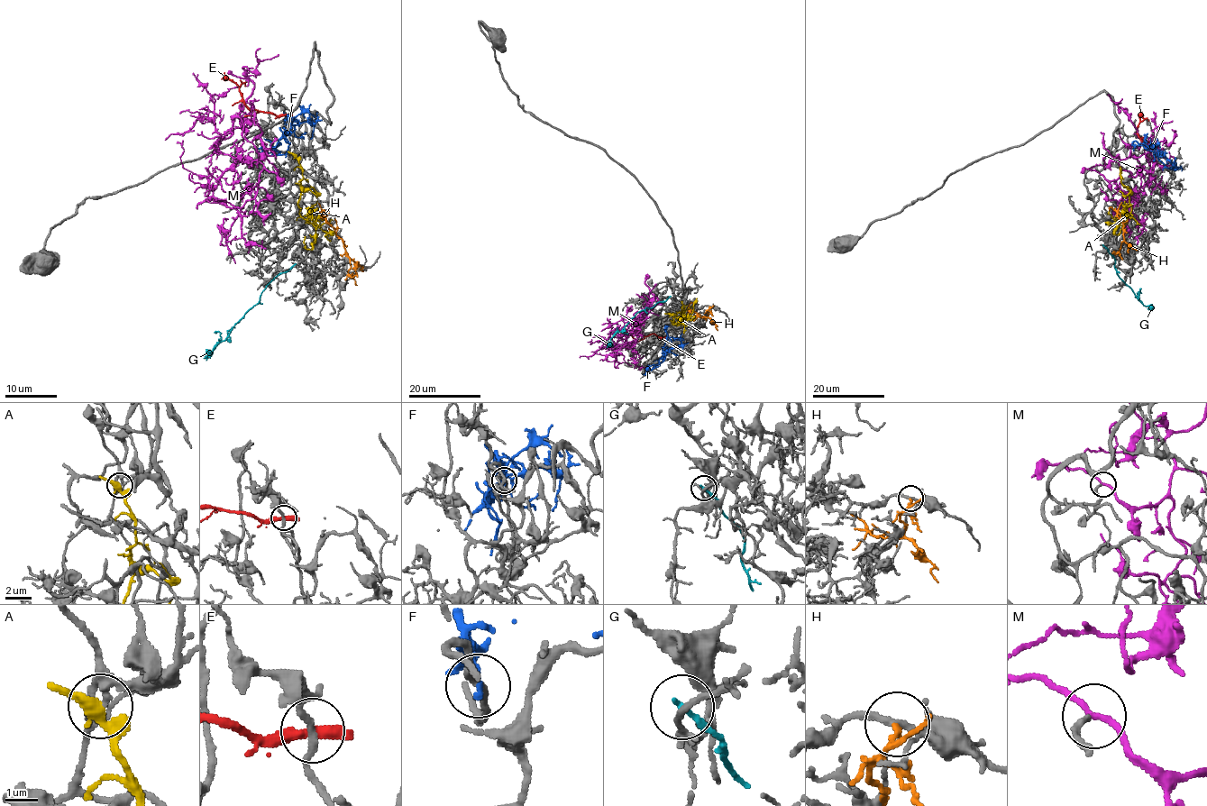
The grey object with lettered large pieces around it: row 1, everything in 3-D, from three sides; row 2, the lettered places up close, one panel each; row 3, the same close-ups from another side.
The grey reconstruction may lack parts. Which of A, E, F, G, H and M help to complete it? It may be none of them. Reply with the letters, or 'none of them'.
M

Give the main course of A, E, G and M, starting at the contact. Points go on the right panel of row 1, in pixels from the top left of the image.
A: (1120, 169), (1121, 184), (1129, 191), (1131, 209), (1129, 215), (1119, 219), (1116, 233), (1120, 233), (1121, 225)
E: (1144, 141), (1140, 140), (1143, 139), (1138, 132), (1142, 116)
G: (1103, 245), (1115, 260), (1118, 275), (1144, 305), (1154, 307)
M: (1101, 175), (1115, 181), (1119, 162), (1135, 145), (1138, 149), (1142, 143), (1151, 155), (1155, 129), (1173, 121)

